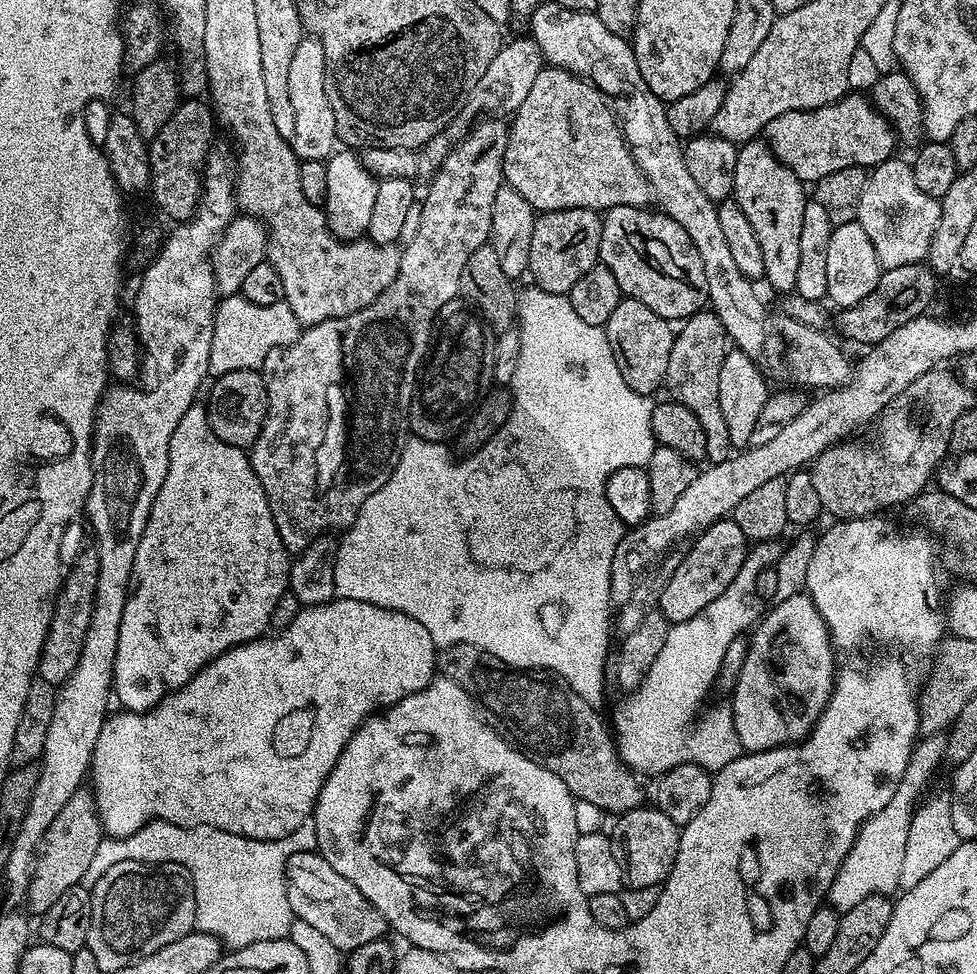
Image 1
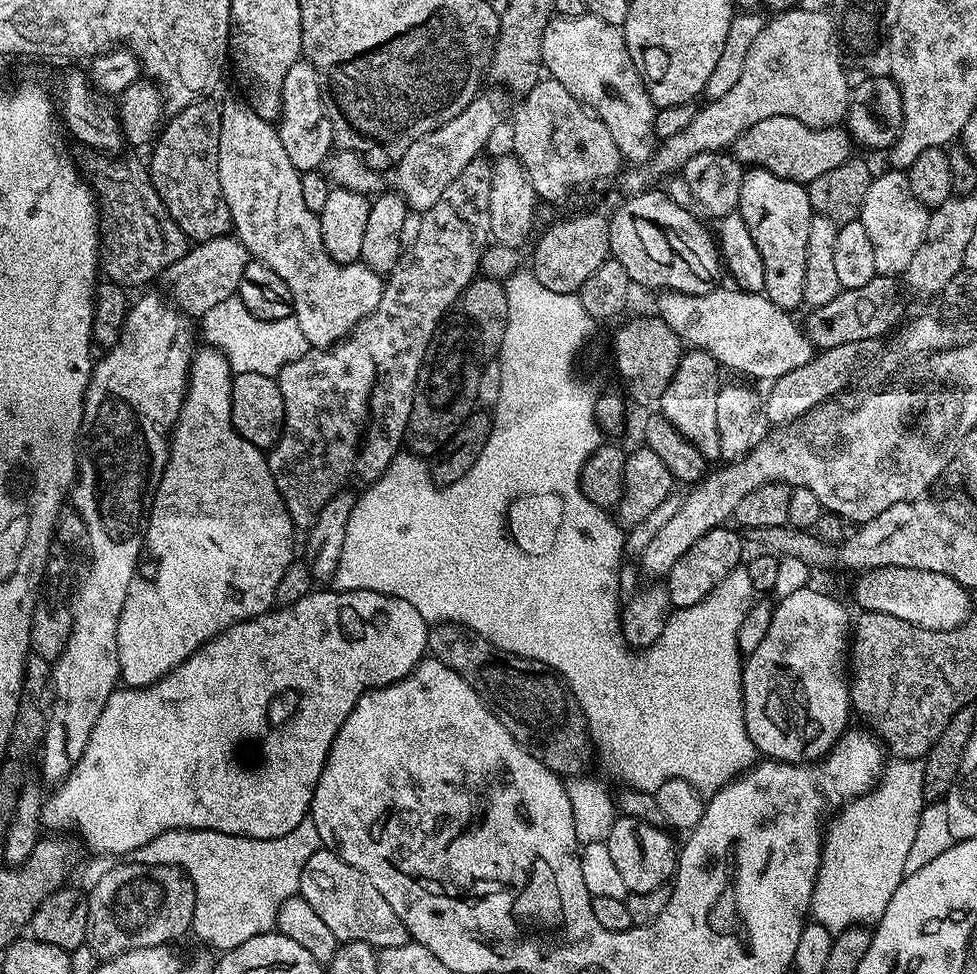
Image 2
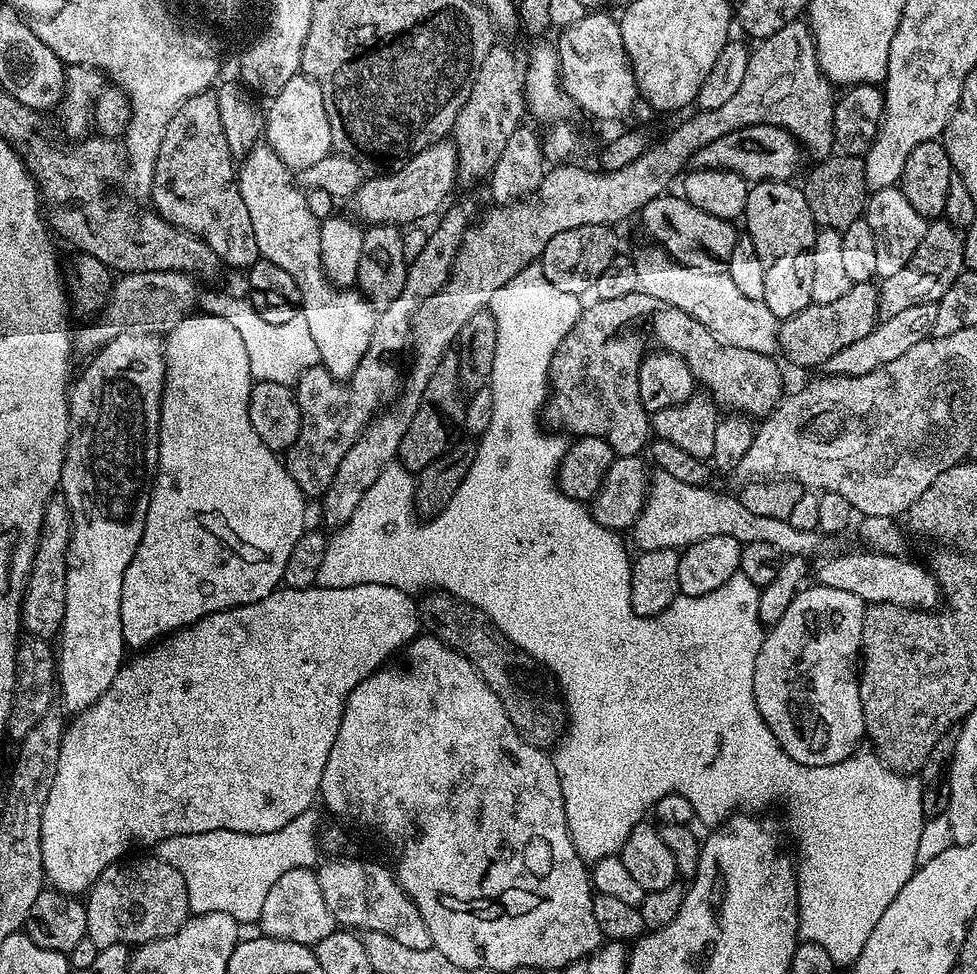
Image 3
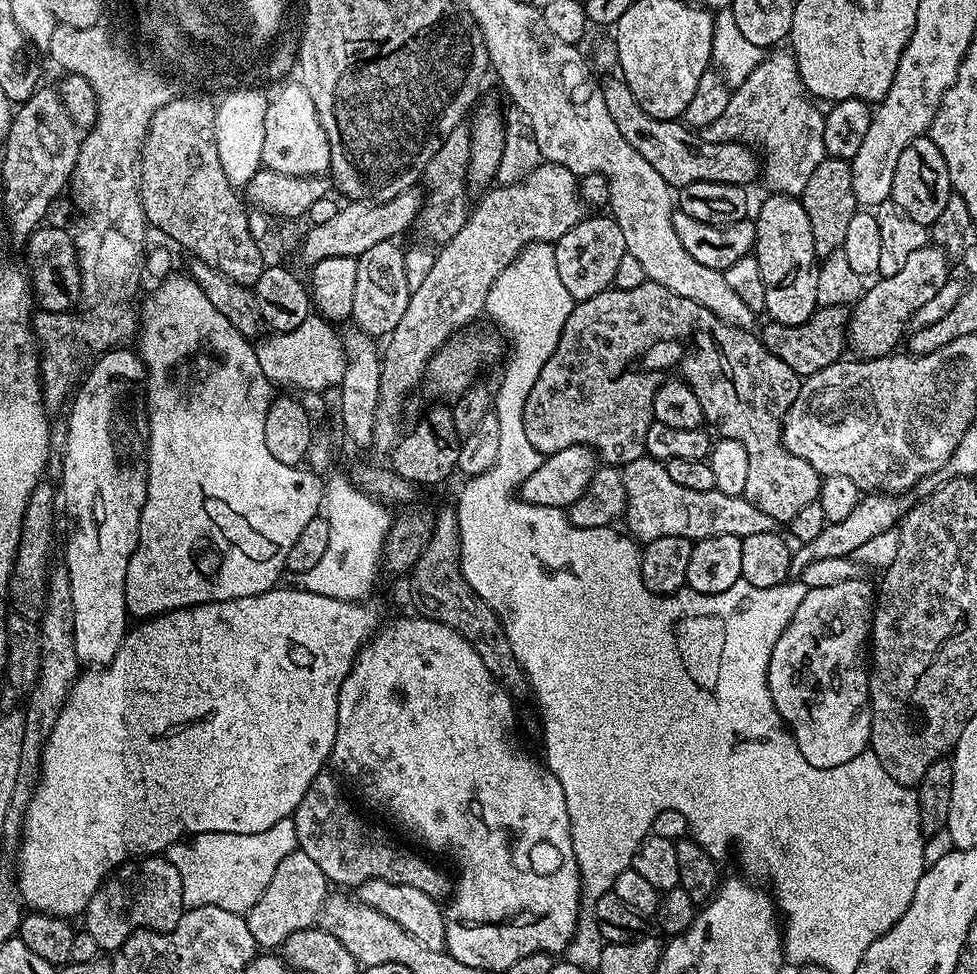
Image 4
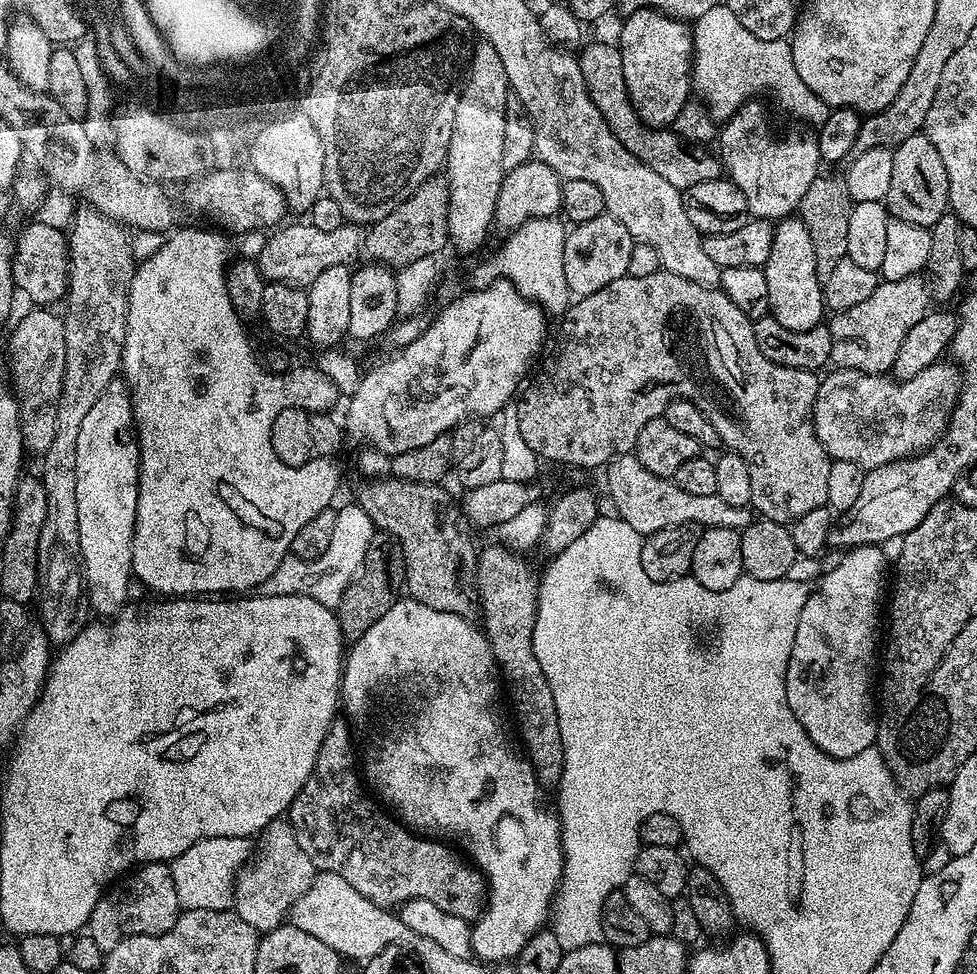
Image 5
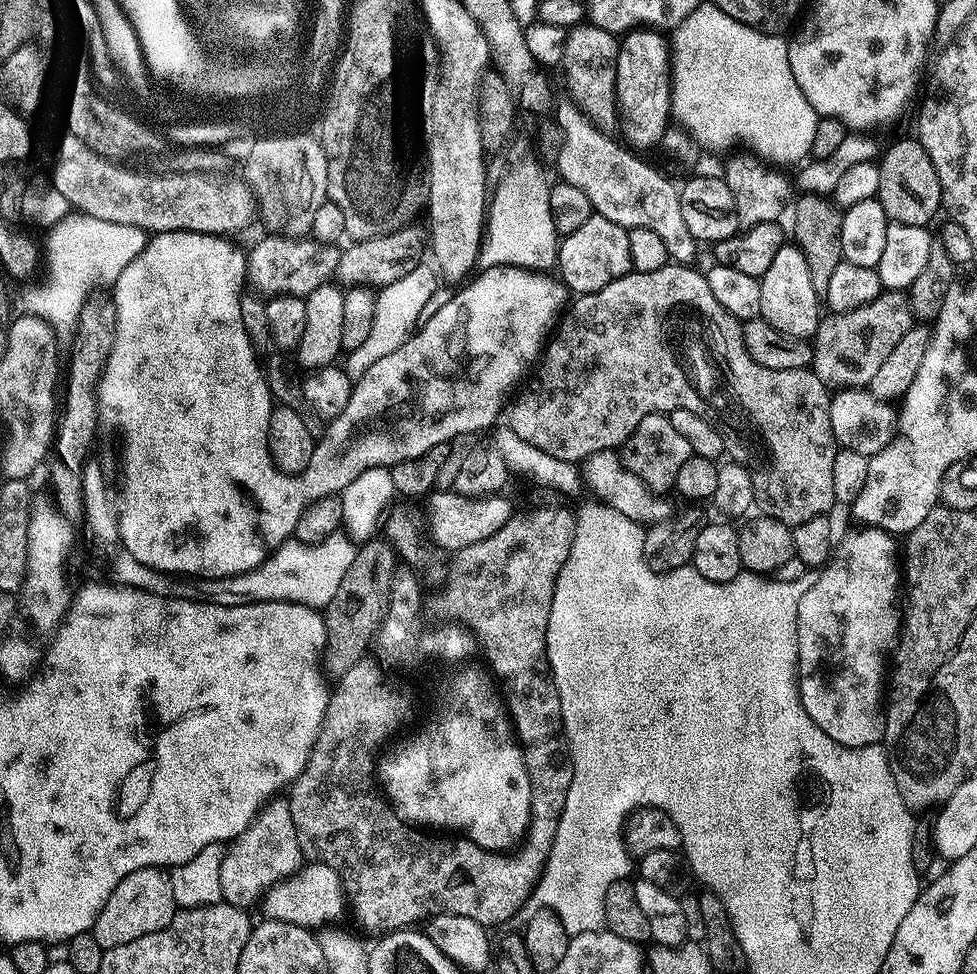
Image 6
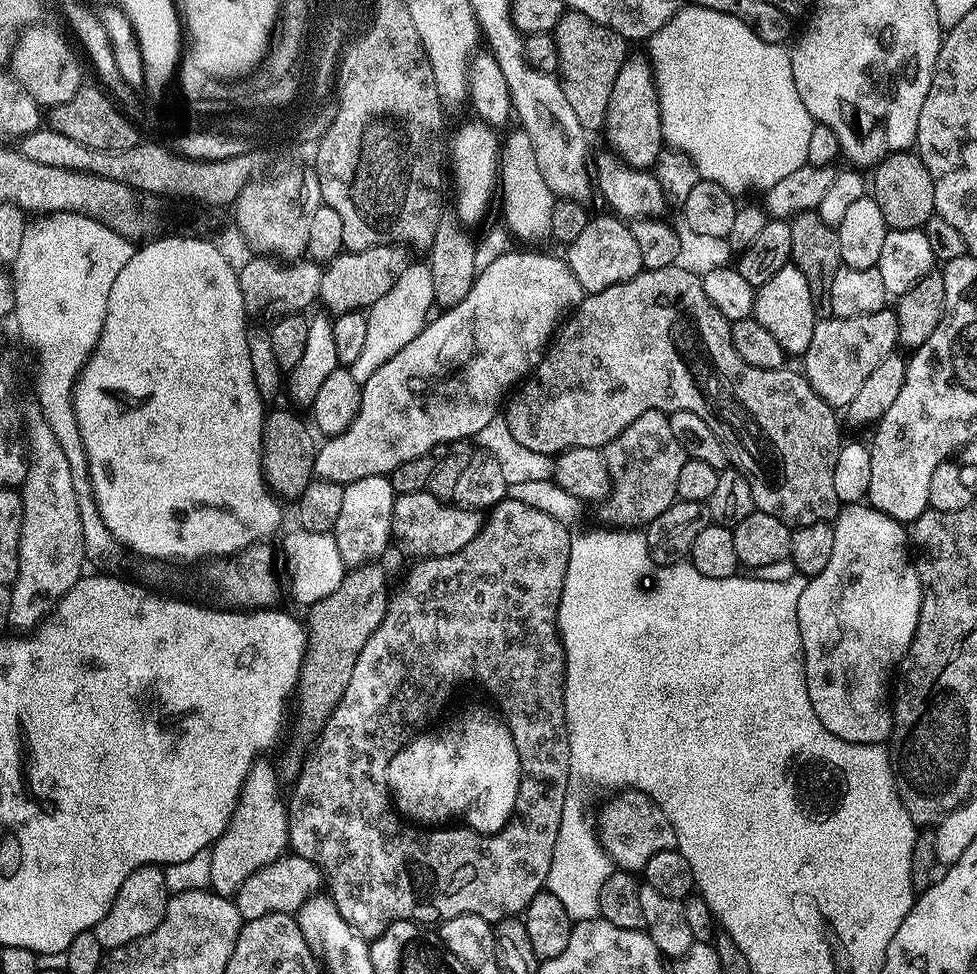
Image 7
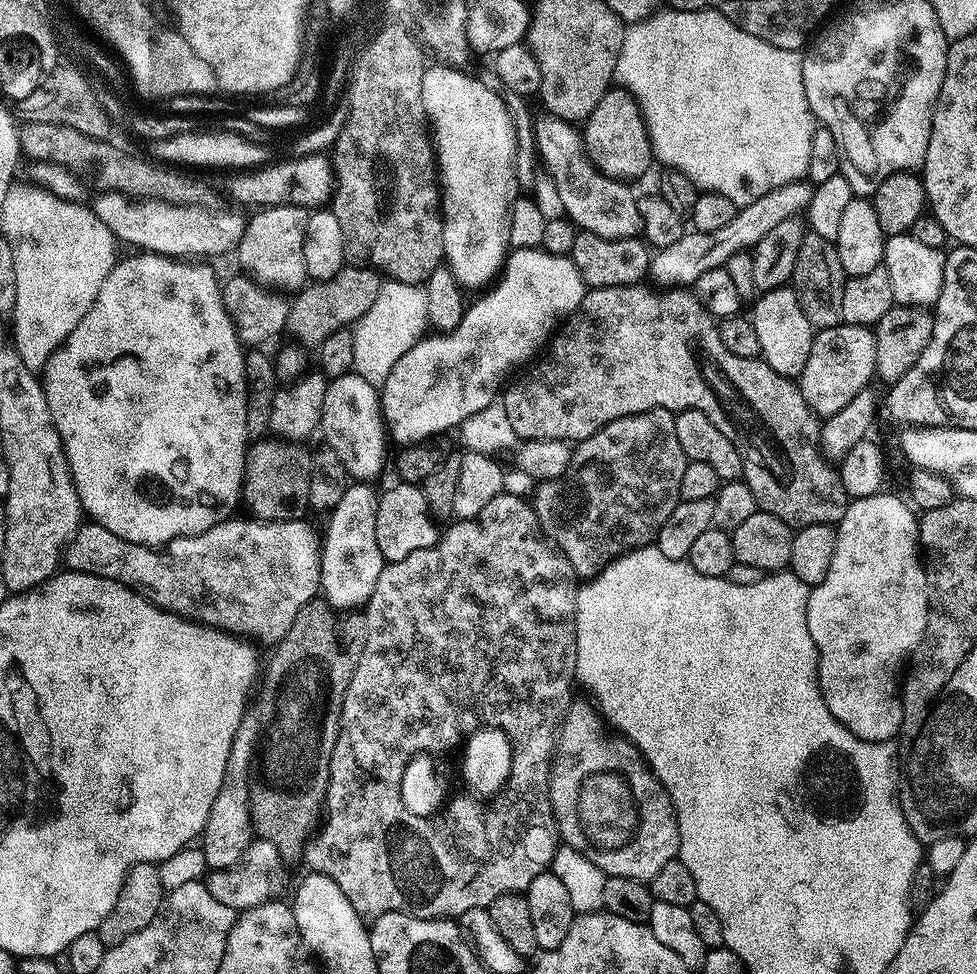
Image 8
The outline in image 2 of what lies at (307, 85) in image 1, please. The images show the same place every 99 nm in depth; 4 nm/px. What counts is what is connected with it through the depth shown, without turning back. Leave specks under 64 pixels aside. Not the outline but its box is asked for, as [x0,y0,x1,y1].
[278,60,333,173]

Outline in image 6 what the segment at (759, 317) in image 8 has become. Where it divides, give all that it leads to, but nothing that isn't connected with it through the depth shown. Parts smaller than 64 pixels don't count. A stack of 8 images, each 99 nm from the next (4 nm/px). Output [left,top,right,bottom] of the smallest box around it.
[759,243,822,340]

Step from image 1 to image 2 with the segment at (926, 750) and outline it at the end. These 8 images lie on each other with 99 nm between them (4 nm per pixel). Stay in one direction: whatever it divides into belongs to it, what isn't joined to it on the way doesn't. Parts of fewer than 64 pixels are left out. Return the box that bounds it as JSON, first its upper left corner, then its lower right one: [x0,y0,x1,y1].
[810,759,926,934]

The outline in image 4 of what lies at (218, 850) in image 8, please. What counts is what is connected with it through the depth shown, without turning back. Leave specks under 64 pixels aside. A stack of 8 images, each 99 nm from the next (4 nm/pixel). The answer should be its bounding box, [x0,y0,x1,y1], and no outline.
[246,850,330,950]

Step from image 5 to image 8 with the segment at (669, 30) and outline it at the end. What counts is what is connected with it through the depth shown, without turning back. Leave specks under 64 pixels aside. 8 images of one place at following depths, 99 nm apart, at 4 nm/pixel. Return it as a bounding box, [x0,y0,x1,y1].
[582,86,654,182]

